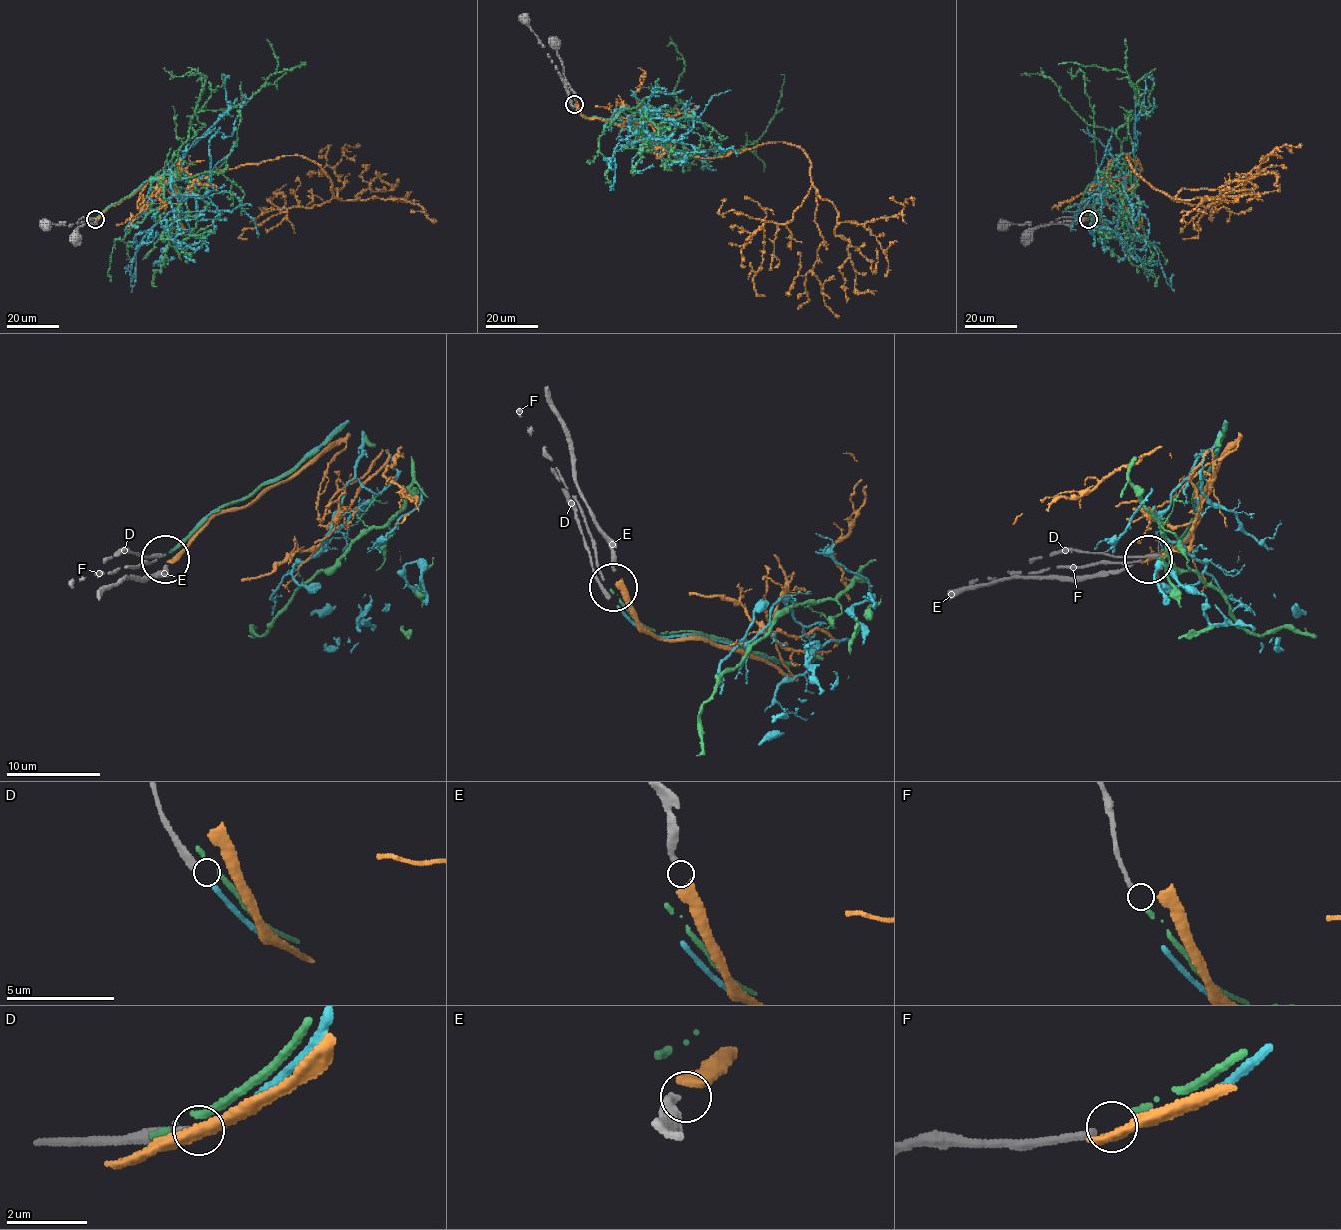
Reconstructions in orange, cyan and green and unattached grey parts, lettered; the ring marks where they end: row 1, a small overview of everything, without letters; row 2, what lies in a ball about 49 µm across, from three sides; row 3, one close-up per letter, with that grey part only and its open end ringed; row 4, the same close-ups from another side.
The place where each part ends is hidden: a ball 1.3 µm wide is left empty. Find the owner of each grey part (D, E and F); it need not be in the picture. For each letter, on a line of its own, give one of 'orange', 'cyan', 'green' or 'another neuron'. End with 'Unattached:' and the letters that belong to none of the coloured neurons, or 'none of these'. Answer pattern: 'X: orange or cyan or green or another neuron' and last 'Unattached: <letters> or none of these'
D: cyan
E: orange
F: green
Unattached: none of these

